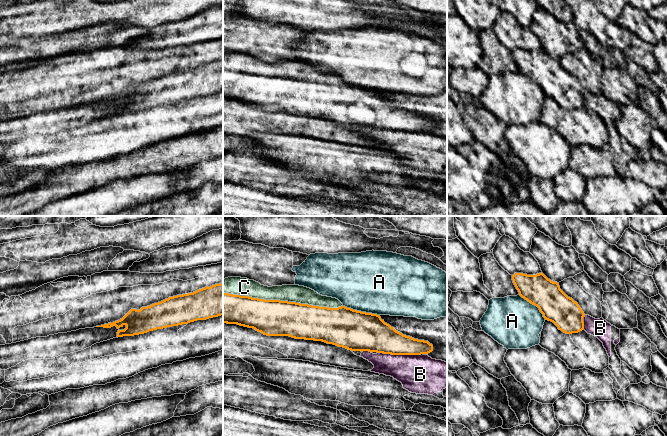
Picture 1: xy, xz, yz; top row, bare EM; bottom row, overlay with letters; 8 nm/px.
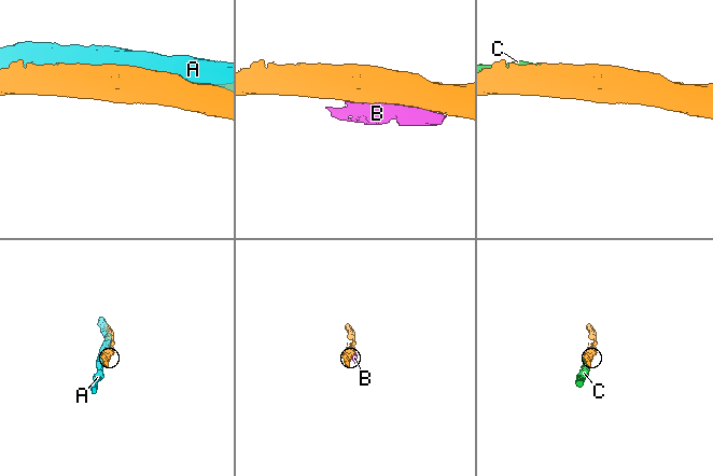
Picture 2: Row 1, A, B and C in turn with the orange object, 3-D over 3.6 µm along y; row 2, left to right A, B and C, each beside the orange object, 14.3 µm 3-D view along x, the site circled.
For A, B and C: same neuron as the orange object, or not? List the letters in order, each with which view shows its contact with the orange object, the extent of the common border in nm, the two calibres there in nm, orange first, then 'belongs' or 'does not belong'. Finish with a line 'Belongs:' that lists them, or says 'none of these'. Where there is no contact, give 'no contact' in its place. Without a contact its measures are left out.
A: meets orange in xz; contact 300 nm long; 320 nm thick on the orange side, 480 nm on the other; does not belong
B: meets orange in xz; contact 360 nm long; 260 nm thick on the orange side, 320 nm on the other; does not belong
C: meets orange in xz; contact 950 nm long; 280 nm thick on the orange side, 140 nm on the other; belongs
Belongs: C

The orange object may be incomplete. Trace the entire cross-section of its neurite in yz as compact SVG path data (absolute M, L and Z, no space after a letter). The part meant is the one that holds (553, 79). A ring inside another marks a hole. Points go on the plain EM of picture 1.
M542 48L536 51L515 49L512 51L513 59L519 71L537 82L545 96L553 98L559 106L566 110L578 109L584 105L584 88L577 78L568 73L557 58L548 55Z

